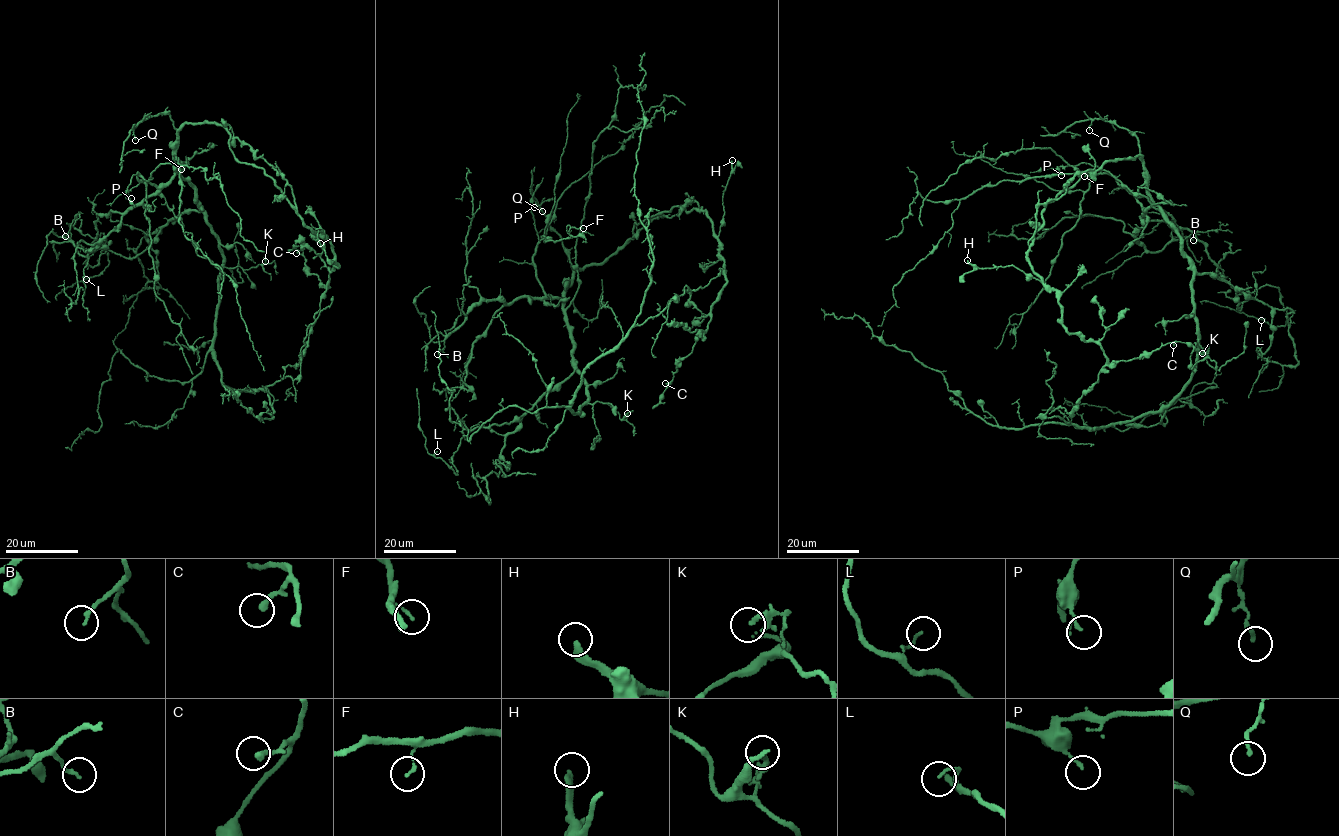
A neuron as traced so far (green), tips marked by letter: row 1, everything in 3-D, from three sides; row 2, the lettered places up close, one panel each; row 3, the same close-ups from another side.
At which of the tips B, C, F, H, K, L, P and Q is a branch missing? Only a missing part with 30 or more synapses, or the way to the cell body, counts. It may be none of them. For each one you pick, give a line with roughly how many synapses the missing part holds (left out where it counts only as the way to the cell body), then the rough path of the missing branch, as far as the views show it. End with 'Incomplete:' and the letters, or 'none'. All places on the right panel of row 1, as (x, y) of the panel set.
Incomplete: none

